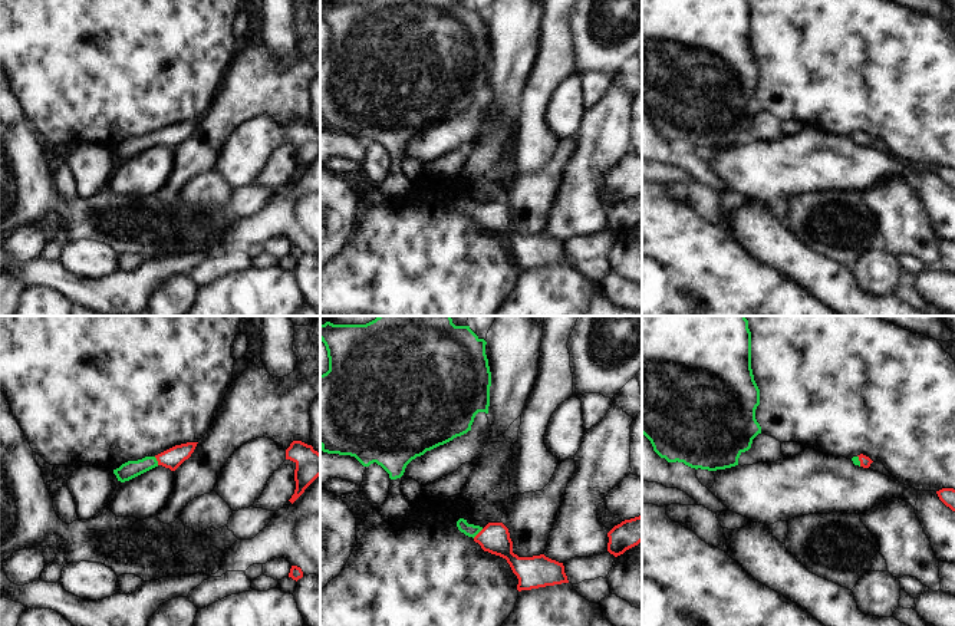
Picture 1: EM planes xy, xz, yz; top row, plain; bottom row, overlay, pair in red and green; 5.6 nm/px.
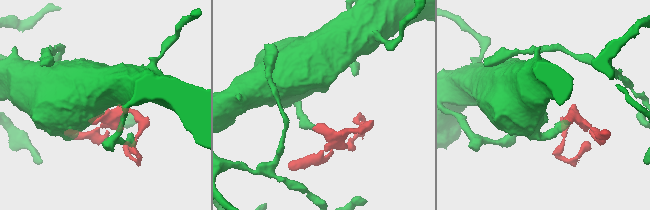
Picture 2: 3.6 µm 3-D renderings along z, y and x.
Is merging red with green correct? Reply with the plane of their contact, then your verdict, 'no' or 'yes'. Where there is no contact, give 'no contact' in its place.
xz | yes

